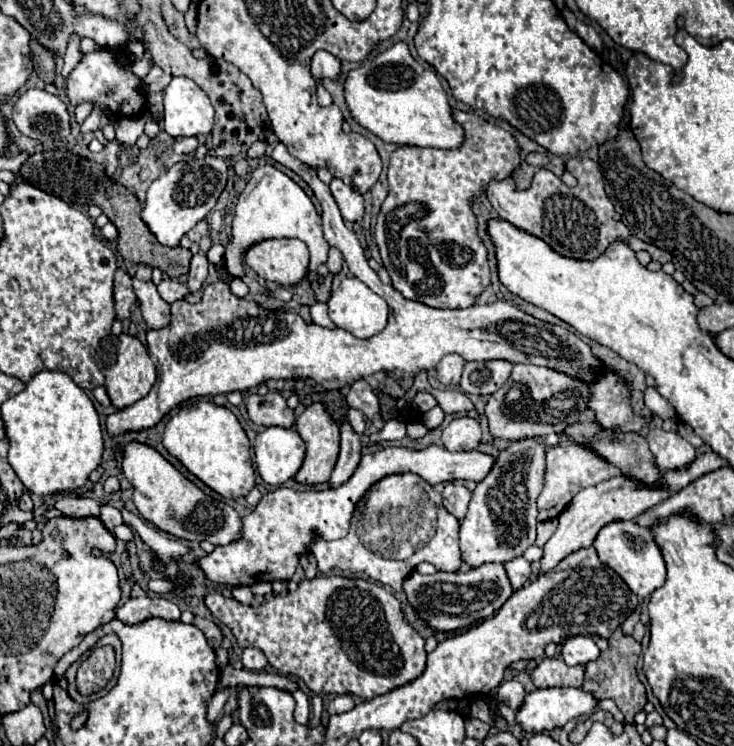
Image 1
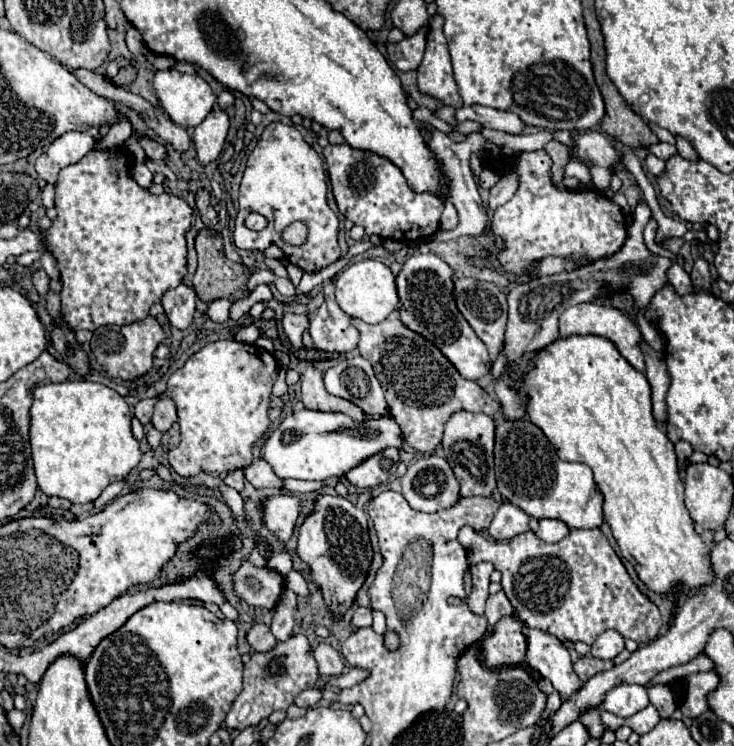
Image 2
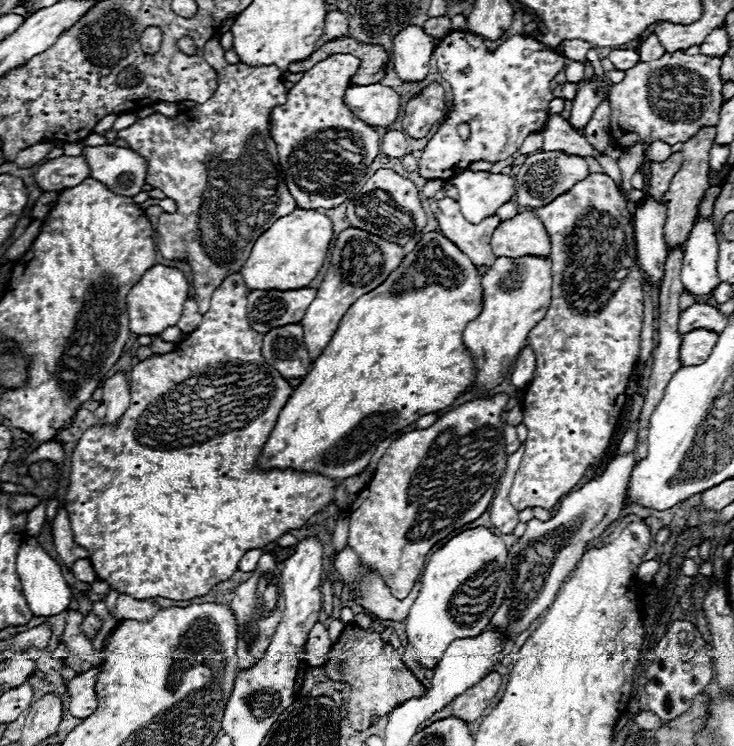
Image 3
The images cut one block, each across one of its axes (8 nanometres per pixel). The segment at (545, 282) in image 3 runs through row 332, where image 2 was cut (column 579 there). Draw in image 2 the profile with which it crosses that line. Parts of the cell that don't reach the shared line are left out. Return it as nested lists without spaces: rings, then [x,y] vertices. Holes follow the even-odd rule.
[[[526,416],[520,420],[498,422],[494,462],[498,492],[528,516],[538,520],[556,518],[566,522],[570,528],[598,528],[602,524],[604,496],[594,482],[592,470],[580,462],[560,460],[544,432]]]

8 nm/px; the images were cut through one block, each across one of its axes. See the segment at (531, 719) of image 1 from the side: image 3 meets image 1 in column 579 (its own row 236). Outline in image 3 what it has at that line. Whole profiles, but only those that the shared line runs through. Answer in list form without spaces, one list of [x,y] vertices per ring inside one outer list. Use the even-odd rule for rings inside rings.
[[[712,216],[696,218],[684,246],[682,284],[694,296],[710,294],[718,284],[718,236]]]

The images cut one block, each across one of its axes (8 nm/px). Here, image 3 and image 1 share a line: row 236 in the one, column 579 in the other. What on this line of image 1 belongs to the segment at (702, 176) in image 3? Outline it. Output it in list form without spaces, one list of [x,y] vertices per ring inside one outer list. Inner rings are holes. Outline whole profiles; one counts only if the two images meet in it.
[[[544,658],[532,672],[532,682],[536,688],[552,686],[574,686],[582,688],[584,666],[568,666],[560,658]]]

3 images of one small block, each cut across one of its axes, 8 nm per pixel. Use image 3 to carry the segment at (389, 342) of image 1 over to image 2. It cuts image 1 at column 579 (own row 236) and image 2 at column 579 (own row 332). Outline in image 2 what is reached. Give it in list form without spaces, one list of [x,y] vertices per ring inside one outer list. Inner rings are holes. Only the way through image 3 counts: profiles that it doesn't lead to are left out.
[[[586,302],[580,306],[570,306],[568,310],[562,312],[560,316],[560,336],[572,336],[572,334],[598,334],[604,336],[608,340],[612,340],[616,344],[616,348],[620,350],[620,354],[640,372],[644,372],[644,354],[640,350],[640,342],[642,342],[642,332],[638,328],[636,322],[632,322],[624,312],[620,312],[614,306],[604,306],[604,304],[594,304],[594,302]]]

